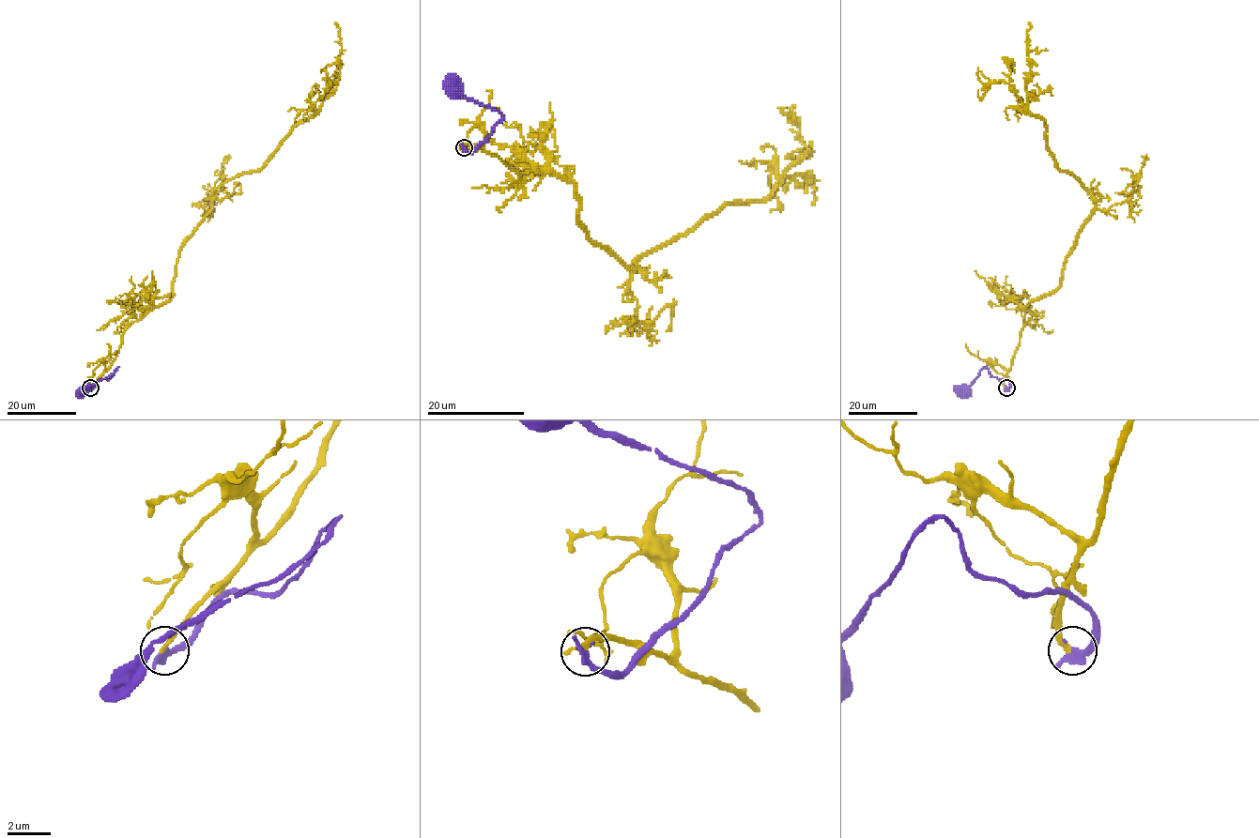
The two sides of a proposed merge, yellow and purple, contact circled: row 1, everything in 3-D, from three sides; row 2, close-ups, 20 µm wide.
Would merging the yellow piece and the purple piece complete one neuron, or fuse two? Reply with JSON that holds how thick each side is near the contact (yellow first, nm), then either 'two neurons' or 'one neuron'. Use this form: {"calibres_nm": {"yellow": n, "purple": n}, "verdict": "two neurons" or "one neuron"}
{"calibres_nm": {"yellow": 220, "purple": 320}, "verdict": "one neuron"}

